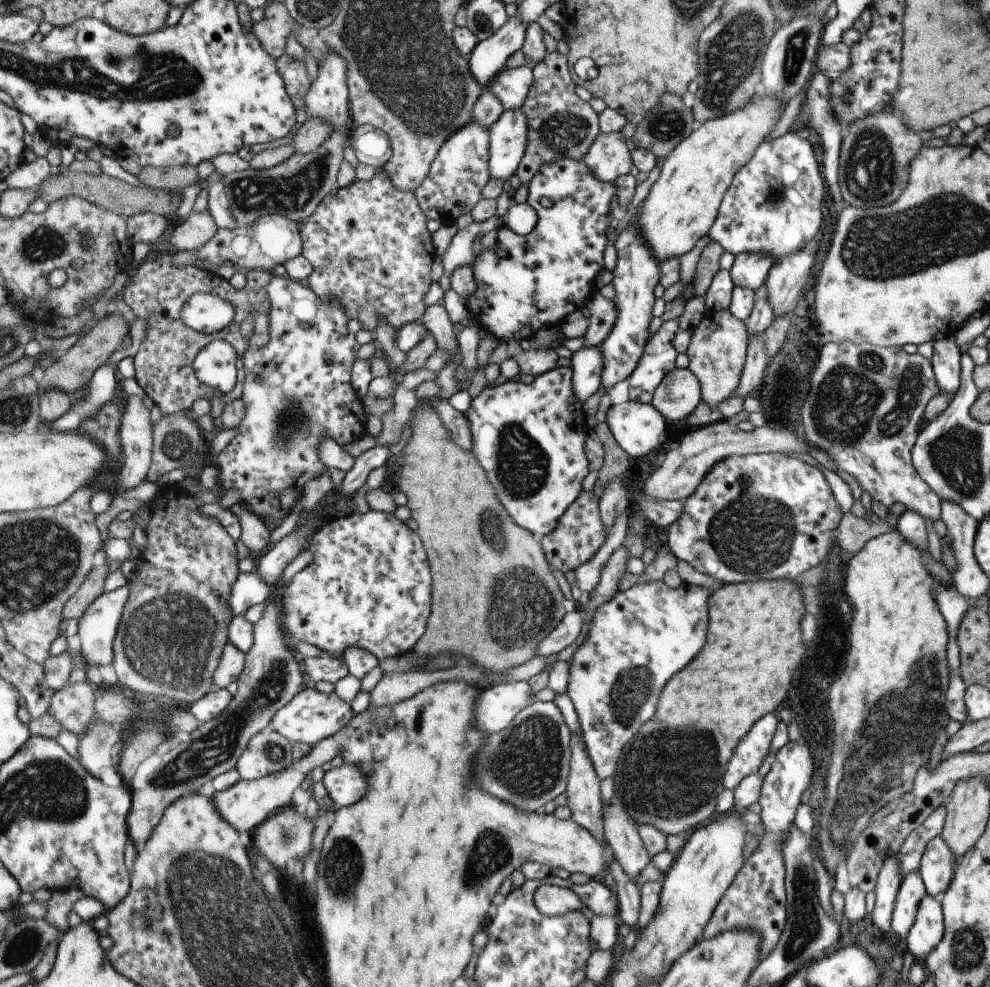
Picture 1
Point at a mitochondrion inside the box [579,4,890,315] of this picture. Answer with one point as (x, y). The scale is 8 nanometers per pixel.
(798, 46)

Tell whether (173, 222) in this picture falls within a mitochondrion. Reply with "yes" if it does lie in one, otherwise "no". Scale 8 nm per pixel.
no

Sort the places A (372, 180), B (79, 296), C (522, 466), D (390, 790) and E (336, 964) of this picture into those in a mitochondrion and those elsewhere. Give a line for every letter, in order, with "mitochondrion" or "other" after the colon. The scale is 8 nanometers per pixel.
A: other
B: other
C: mitochondrion
D: other
E: other

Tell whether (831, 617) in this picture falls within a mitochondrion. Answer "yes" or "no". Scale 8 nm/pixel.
yes

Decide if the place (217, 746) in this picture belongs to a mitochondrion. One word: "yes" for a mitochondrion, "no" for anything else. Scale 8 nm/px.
yes

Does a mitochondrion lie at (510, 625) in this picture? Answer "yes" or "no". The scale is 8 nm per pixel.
yes

